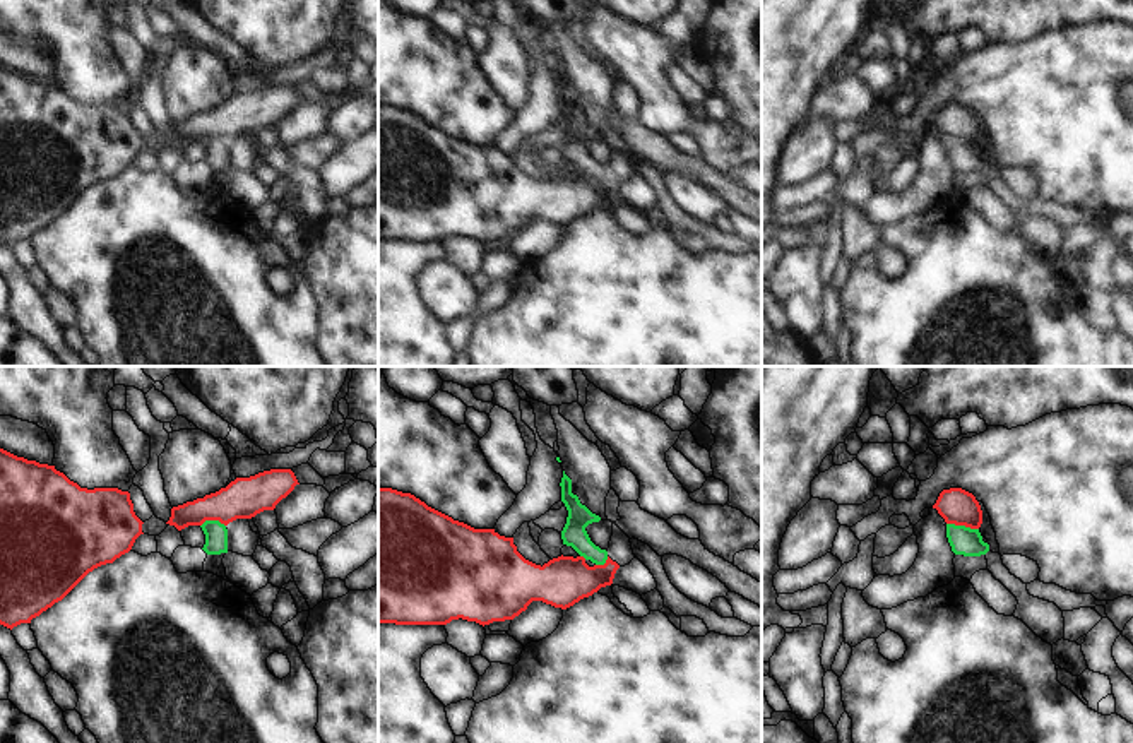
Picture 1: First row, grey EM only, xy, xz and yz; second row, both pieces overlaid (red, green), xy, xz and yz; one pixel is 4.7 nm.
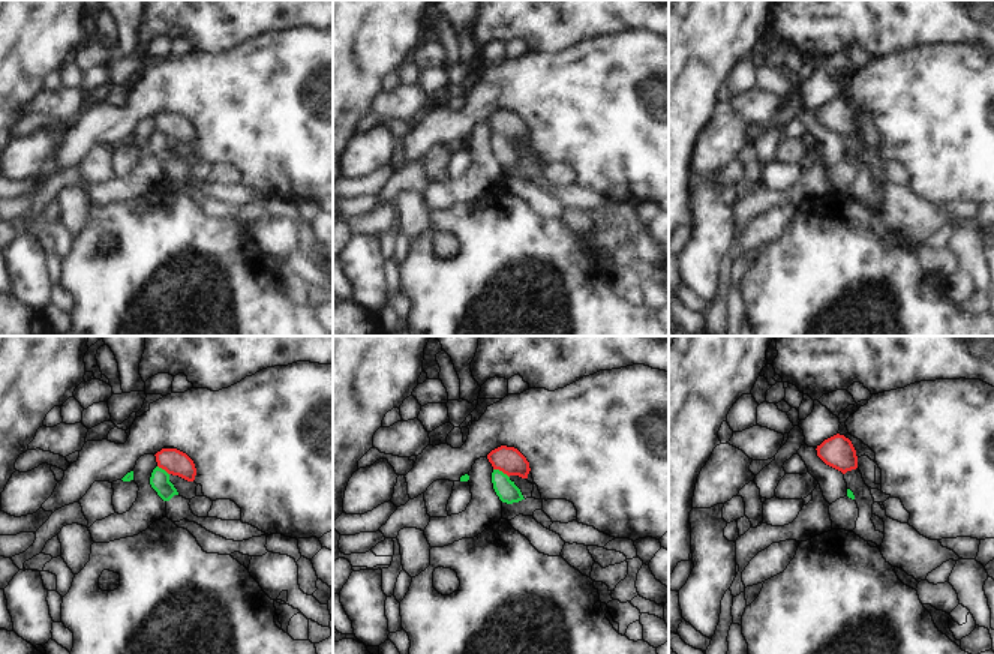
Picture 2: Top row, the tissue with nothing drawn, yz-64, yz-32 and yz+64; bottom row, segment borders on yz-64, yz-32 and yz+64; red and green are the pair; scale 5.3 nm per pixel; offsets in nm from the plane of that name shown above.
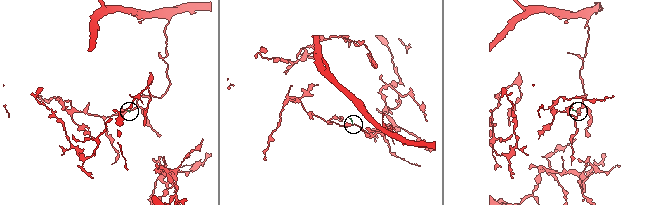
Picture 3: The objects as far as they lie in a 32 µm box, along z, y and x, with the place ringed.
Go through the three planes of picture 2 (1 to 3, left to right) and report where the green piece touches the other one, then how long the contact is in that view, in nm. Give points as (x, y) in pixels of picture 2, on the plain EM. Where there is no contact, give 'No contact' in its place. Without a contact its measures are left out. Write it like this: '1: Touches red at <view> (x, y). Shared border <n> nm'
1: Touches red at yz-64 (164, 132). Shared border 80 nm
2: Touches red at yz-32 (501, 134). Shared border 100 nm
3: No contact

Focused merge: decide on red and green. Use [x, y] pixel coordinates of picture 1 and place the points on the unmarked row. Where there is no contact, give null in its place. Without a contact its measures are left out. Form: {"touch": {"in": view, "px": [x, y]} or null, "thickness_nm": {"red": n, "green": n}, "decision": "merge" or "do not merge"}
{"touch": {"in": "yz", "px": [962, 141]}, "thickness_nm": {"red": 170, "green": 130}, "decision": "do not merge"}

